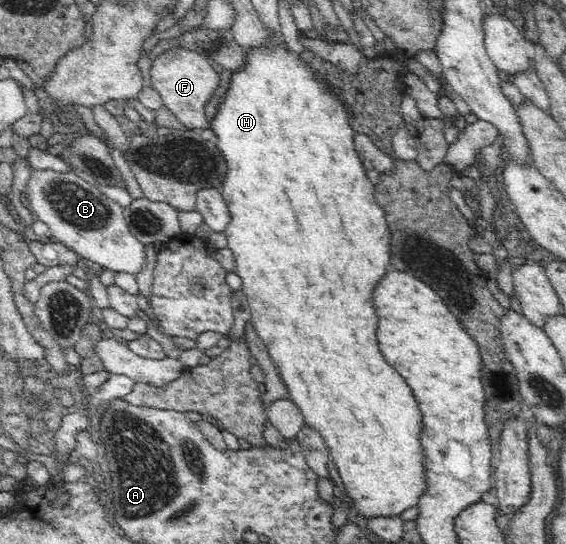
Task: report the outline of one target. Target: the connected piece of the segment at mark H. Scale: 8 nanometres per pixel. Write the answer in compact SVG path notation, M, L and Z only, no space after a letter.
M266 28L269 40L261 46L245 49L245 64L233 71L223 102L218 104L218 111L212 119L210 126L215 132L215 142L225 163L227 172L223 180L223 198L230 214L229 224L224 230L228 245L234 254L236 274L242 280L242 292L251 308L250 319L255 320L255 330L259 338L269 348L271 358L283 368L281 378L285 382L288 398L299 408L300 415L309 426L317 428L319 434L325 438L329 454L339 470L339 476L355 502L355 508L361 516L399 516L407 508L418 504L419 496L425 493L426 466L423 465L423 450L419 444L421 434L421 412L413 398L411 388L405 380L383 360L377 348L377 316L373 306L373 288L385 276L387 266L391 262L391 248L389 248L389 221L386 219L383 208L374 196L374 184L371 177L367 177L367 169L363 166L363 158L355 148L357 132L352 129L351 117L353 116L346 102L339 94L333 91L329 81L320 76L318 70L313 70L296 50L291 50L284 40L278 41L274 32Z

